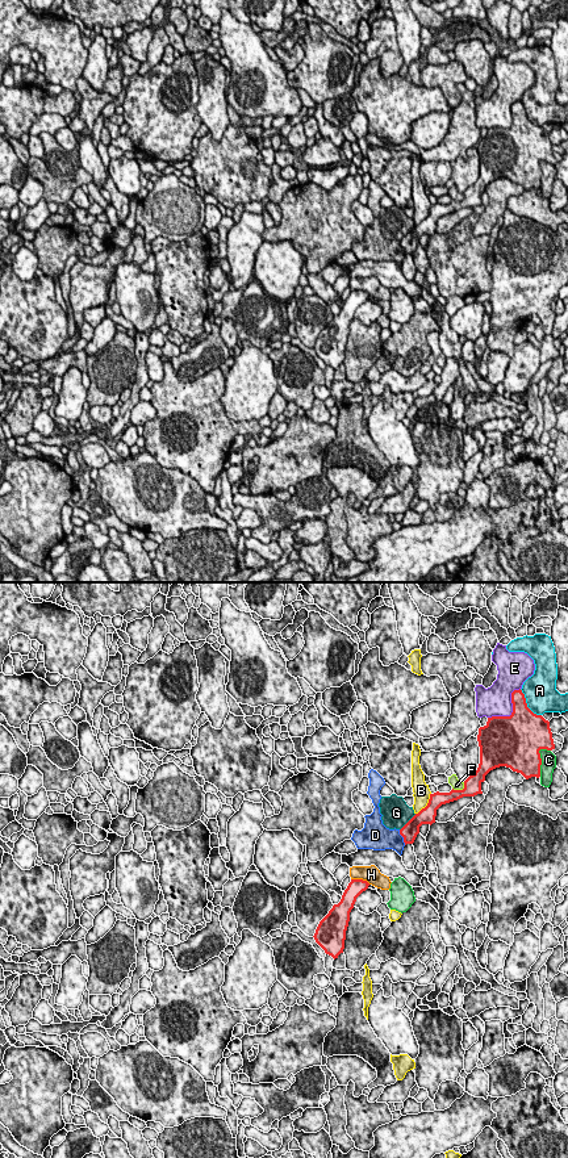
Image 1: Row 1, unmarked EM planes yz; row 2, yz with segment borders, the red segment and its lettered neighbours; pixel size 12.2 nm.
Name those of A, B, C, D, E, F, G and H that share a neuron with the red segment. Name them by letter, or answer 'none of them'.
none of them

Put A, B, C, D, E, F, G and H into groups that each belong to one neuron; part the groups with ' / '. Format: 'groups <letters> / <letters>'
groups A / B / C / D E / F / G / H

